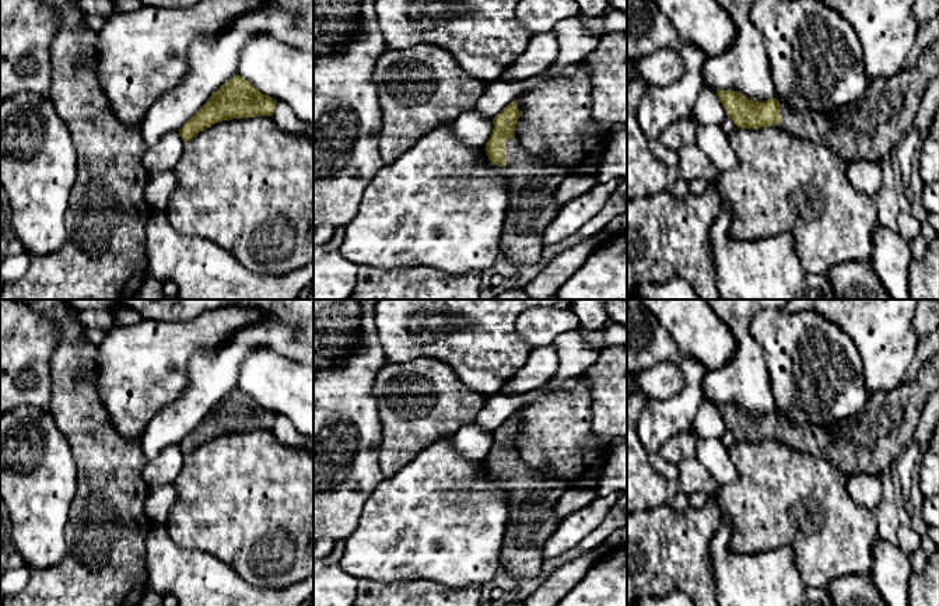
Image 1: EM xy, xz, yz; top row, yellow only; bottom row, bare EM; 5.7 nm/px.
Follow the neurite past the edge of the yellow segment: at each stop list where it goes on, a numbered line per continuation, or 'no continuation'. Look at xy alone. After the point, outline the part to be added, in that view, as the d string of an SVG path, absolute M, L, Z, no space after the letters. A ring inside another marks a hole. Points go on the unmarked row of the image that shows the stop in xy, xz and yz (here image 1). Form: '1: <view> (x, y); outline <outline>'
no continuation

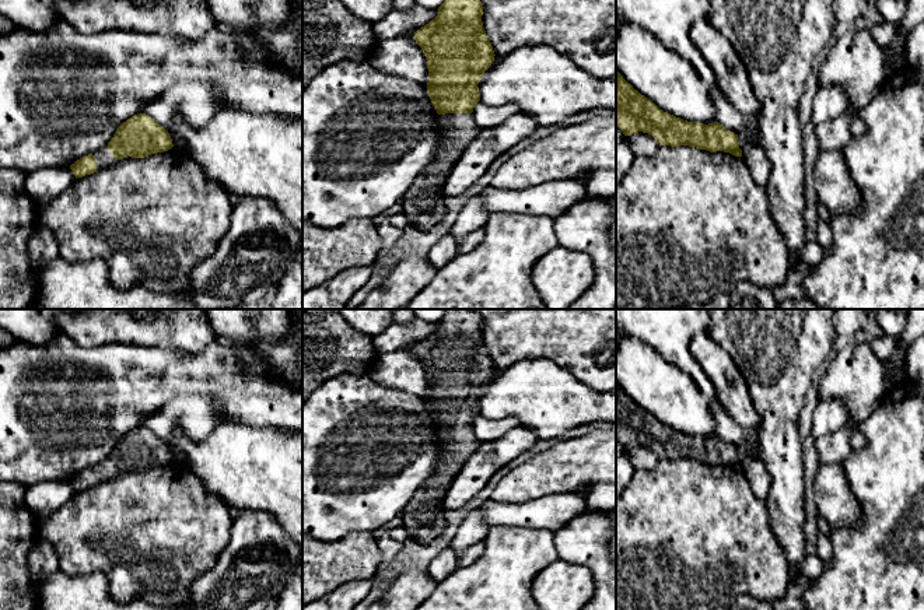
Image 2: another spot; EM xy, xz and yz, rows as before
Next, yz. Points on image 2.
1: yz (748, 449); outline M745 432L745 441L739 445L738 455L742 466L748 464L752 459L759 459L757 438L755 432Z

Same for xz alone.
1: xz (424, 516); outline M472 427L440 428L438 438L440 462L400 513L410 537L420 541L430 541L444 533L444 497L452 480L482 444Z

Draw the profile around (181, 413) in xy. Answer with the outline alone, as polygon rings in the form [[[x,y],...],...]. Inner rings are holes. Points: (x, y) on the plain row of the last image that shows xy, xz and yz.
[[[178,395],[161,410],[146,417],[141,427],[151,430],[171,449],[174,462],[186,463],[185,451],[172,444],[172,432],[178,428],[190,439],[204,439],[220,420],[217,399],[204,395]]]

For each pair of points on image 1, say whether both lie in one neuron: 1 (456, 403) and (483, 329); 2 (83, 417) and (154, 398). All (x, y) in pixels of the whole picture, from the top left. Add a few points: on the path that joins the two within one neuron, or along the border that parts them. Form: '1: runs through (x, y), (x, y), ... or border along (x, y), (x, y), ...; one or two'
1: border along (438, 361), (445, 363), (470, 389), (487, 395); two
2: border along (97, 379), (101, 405), (111, 424), (125, 438); two

